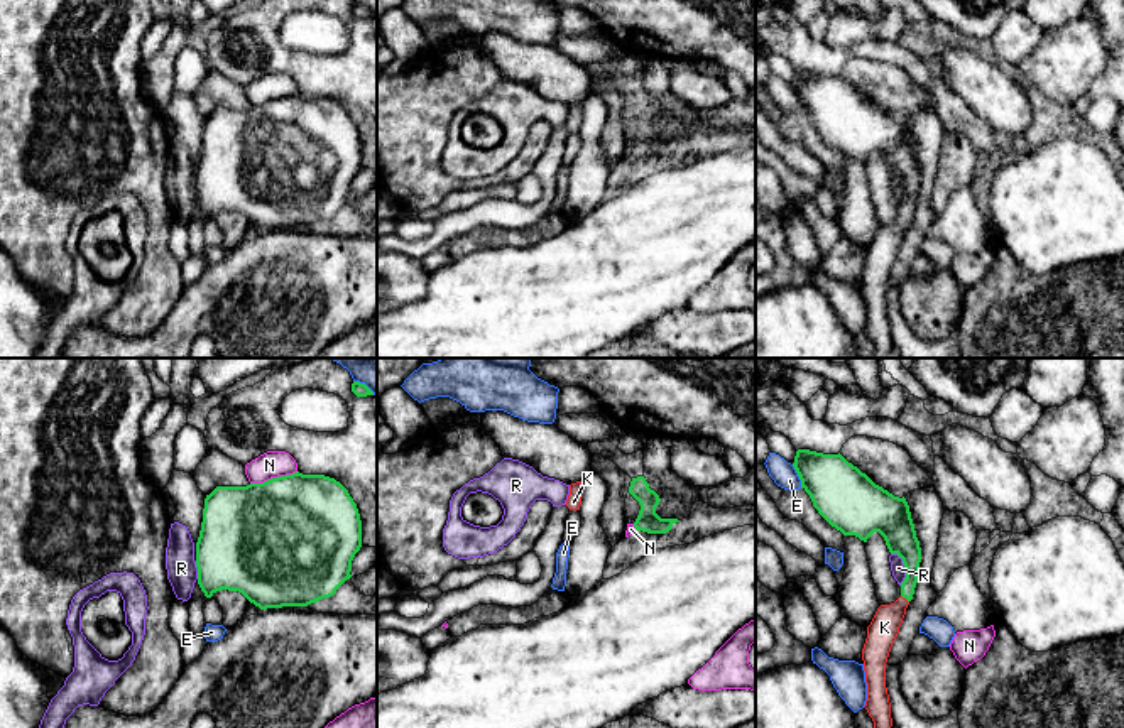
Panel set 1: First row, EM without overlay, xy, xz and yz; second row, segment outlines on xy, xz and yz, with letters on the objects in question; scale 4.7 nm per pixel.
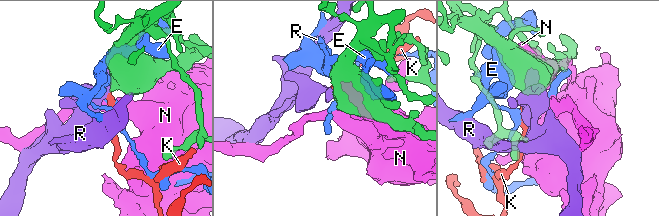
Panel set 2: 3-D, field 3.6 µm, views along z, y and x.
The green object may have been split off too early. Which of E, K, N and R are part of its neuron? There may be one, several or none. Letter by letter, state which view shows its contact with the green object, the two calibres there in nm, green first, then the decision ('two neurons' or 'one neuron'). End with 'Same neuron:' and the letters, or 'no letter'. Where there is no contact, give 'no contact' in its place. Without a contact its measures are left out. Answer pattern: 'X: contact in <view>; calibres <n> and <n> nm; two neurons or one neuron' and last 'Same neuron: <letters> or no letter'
E: contact in yz; calibres 280 and 120 nm; two neurons
K: contact in yz; calibres 120 and 140 nm; one neuron
N: contact in xy; calibres 500 and 130 nm; two neurons
R: contact in yz; calibres 190 and 70 nm; two neurons
Same neuron: K

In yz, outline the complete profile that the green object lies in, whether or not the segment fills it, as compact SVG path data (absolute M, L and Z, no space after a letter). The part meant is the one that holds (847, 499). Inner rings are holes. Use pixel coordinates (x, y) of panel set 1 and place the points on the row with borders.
M798 449L793 466L813 507L832 527L843 535L855 535L864 542L874 532L879 532L889 552L898 554L906 568L901 596L894 603L877 608L867 627L867 638L862 649L867 682L864 708L872 718L874 728L891 728L886 662L899 633L906 608L913 600L921 562L921 547L909 505L904 497L894 497L876 485L840 453L823 454Z

